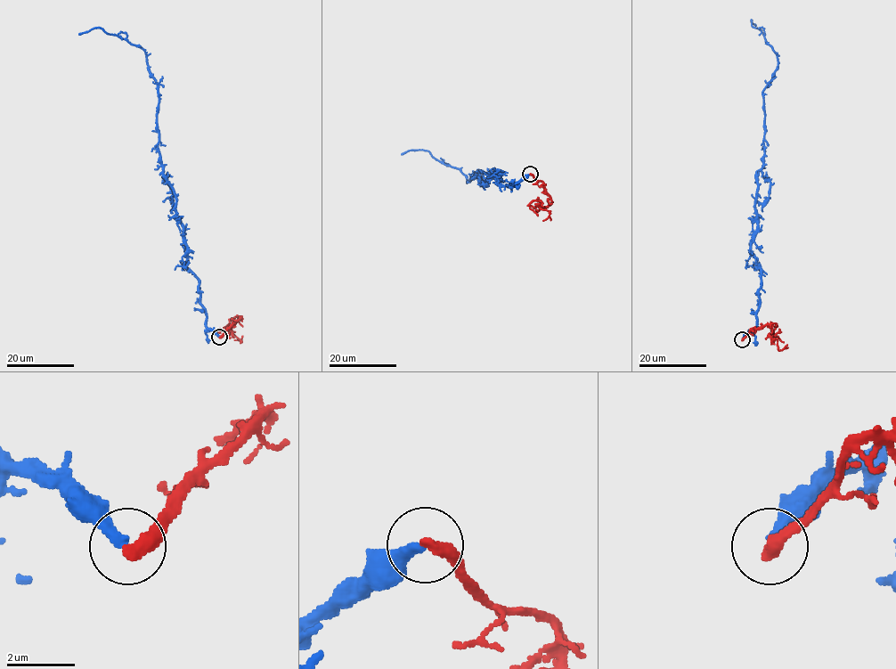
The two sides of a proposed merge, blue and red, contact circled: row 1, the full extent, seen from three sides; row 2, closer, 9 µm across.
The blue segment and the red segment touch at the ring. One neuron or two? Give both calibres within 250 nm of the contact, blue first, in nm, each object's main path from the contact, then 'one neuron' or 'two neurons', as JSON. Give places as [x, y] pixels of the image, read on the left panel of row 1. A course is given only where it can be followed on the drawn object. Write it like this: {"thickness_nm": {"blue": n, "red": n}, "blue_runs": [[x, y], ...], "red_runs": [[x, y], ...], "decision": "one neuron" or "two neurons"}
{"thickness_nm": {"blue": 320, "red": 400}, "blue_runs": [[220, 337], [185, 265], [147, 55], [99, 28], [79, 35]], "red_runs": [[220, 337], [241, 316], [235, 316], [229, 323], [231, 330], [240, 343], [234, 339]], "decision": "two neurons"}

